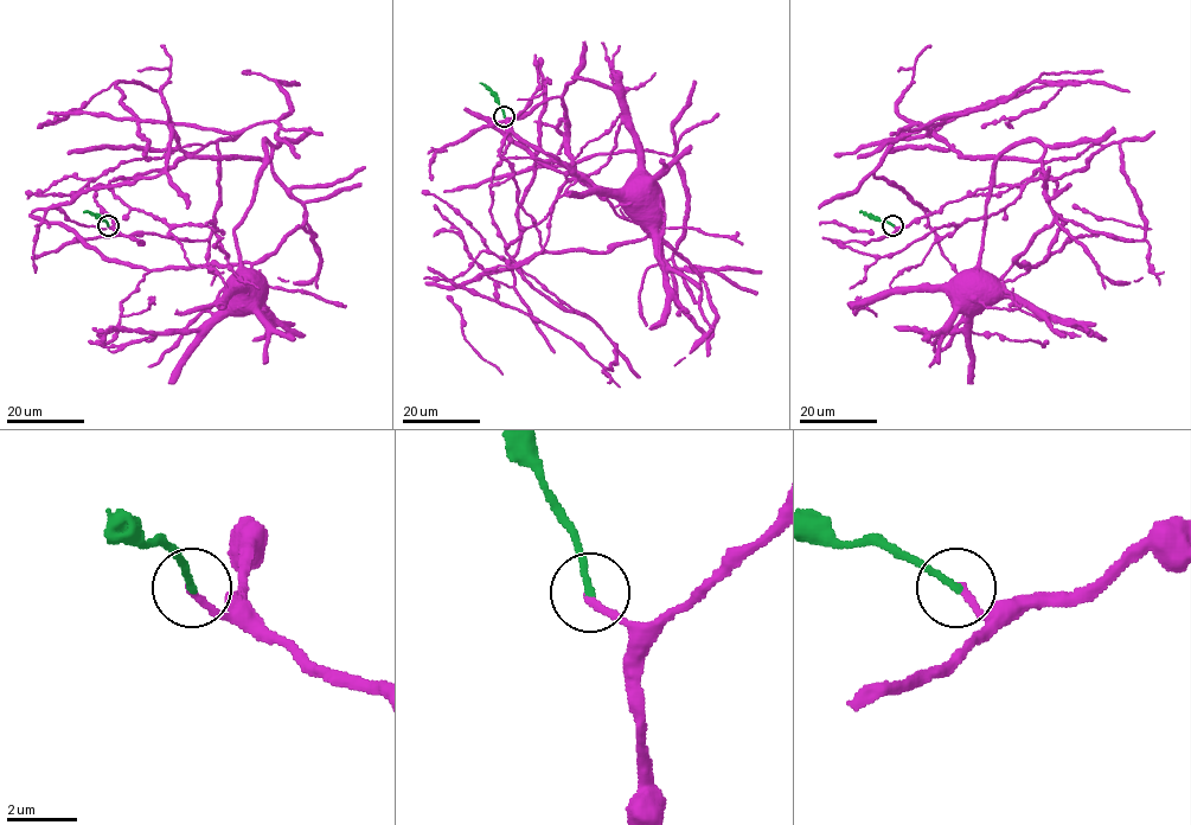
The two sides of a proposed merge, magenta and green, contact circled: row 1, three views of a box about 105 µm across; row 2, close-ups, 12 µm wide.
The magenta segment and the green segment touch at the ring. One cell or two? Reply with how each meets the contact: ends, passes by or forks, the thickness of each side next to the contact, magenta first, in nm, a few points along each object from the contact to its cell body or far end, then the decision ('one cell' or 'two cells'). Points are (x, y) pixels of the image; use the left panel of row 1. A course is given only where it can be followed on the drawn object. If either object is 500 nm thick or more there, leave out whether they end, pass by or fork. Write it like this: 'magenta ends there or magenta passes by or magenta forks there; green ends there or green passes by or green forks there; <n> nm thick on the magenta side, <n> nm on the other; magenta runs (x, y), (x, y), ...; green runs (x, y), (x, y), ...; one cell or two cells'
magenta ends there; green ends there; 190 nm thick on the magenta side, 220 nm on the other; magenta runs (108, 225), (94, 187), (161, 219), (191, 264), (215, 269), (228, 288), (245, 276); green runs (108, 225), (83, 212); one cell

